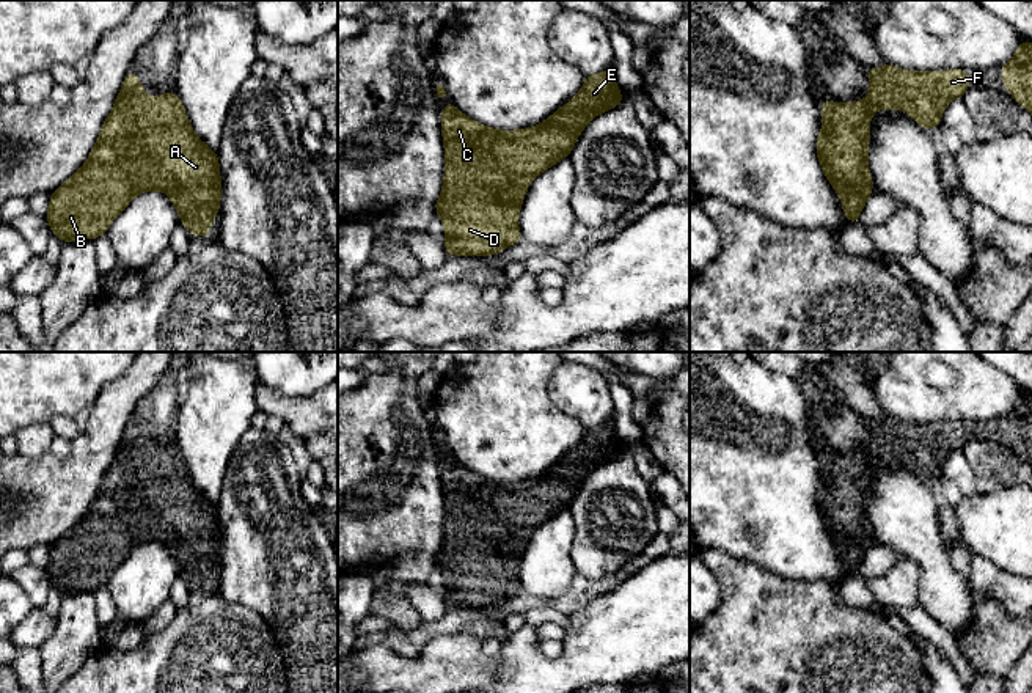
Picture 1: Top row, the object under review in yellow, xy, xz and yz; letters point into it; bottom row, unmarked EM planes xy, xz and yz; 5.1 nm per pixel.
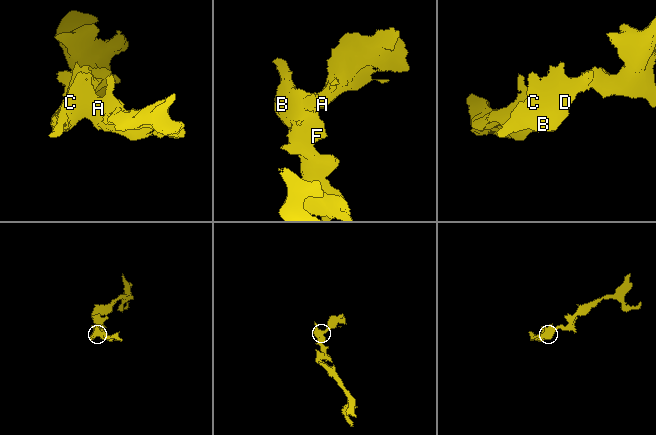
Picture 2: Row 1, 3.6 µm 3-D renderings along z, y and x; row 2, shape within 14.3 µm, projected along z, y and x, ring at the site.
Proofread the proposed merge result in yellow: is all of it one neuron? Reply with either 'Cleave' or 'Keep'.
Keep

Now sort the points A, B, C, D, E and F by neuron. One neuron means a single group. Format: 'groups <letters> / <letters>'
groups A B C D E F

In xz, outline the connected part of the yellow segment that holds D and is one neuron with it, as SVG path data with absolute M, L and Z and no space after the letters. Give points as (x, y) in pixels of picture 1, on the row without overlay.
M614 421L587 427L572 454L564 456L548 471L520 482L495 482L485 479L445 454L441 486L446 504L445 534L435 553L443 574L446 607L489 608L521 594L518 564L529 534L547 520L569 509L578 487L597 467L624 453L617 442Z

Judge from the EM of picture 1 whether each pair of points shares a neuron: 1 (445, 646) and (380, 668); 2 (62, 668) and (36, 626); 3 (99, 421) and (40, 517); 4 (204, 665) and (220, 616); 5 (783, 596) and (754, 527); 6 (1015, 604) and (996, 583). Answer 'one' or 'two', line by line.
1: one
2: two
3: one
4: one
5: two
6: one

